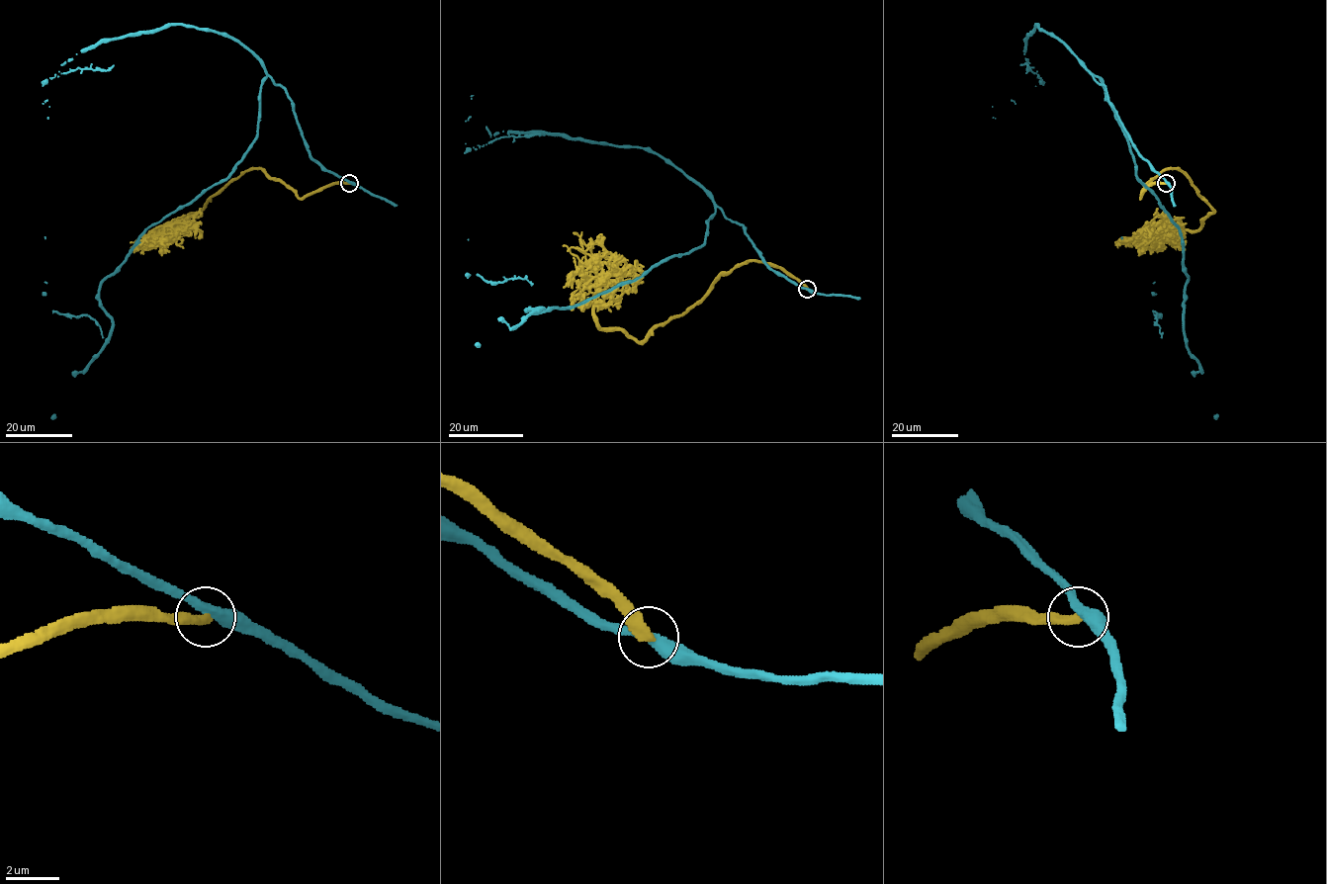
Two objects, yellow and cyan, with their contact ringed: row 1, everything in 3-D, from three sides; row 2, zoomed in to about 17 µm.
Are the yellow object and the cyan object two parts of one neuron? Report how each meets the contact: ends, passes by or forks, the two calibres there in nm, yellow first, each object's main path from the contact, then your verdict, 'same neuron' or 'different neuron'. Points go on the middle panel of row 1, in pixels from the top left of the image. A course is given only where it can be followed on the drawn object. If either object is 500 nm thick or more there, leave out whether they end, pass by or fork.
yellow ends; cyan passes by; calibres 440 and 380 nm; course yellow (807, 289), (746, 261), (638, 341), (595, 319), (597, 285), (610, 270), (601, 235); course cyan (807, 289), (715, 208), (698, 247), (533, 313), (542, 309), (526, 278), (469, 276), (468, 239); different neuron

